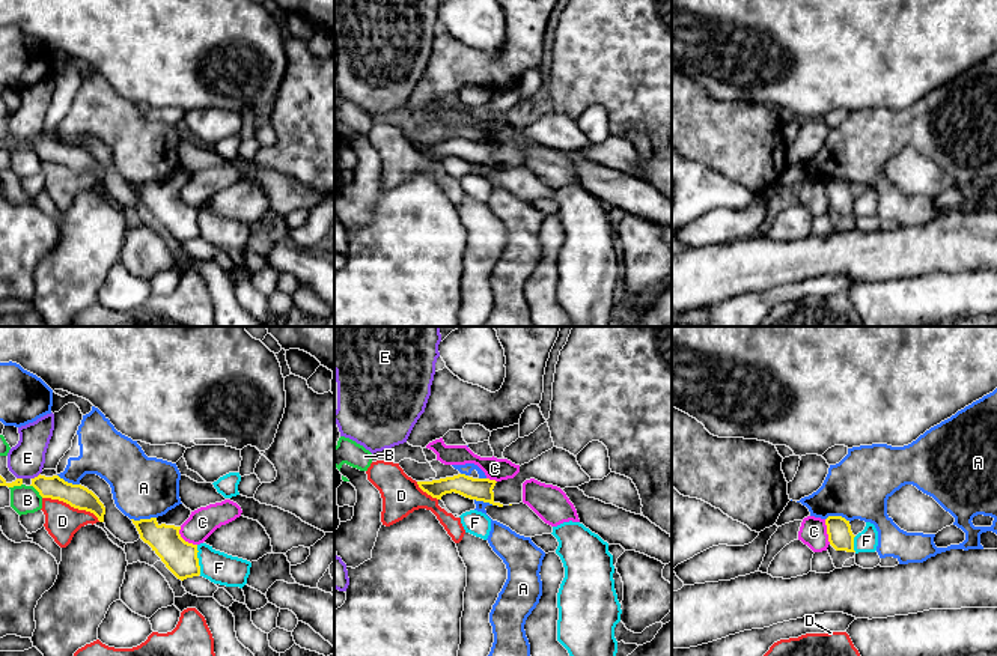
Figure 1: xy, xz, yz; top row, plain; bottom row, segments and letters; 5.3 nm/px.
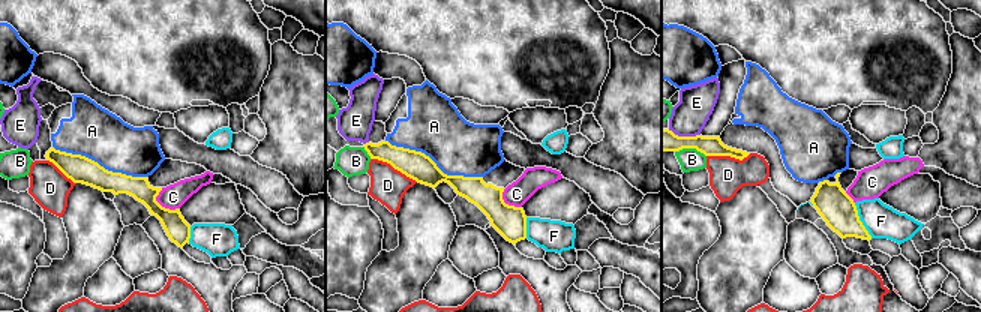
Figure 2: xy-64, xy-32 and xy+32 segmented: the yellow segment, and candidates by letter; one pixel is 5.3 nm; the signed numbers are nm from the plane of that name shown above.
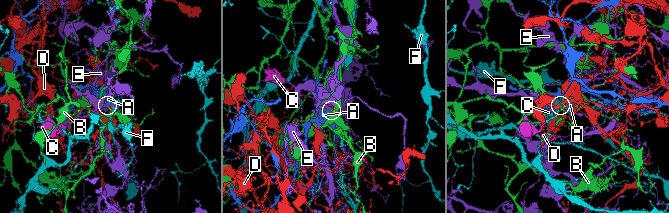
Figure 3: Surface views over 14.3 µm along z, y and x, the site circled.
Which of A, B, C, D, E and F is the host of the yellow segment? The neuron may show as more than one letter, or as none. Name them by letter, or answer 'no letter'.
no letter

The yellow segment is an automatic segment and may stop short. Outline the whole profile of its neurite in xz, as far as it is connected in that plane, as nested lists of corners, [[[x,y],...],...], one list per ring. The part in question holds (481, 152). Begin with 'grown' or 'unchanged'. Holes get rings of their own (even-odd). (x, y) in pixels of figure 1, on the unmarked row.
grown; [[[553,110],[529,126],[521,128],[514,141],[495,144],[458,137],[432,144],[417,144],[417,147],[437,162],[455,155],[470,162],[503,170],[523,166],[523,146],[530,141],[560,152],[578,150],[590,144],[590,140],[581,132],[574,117]]]

